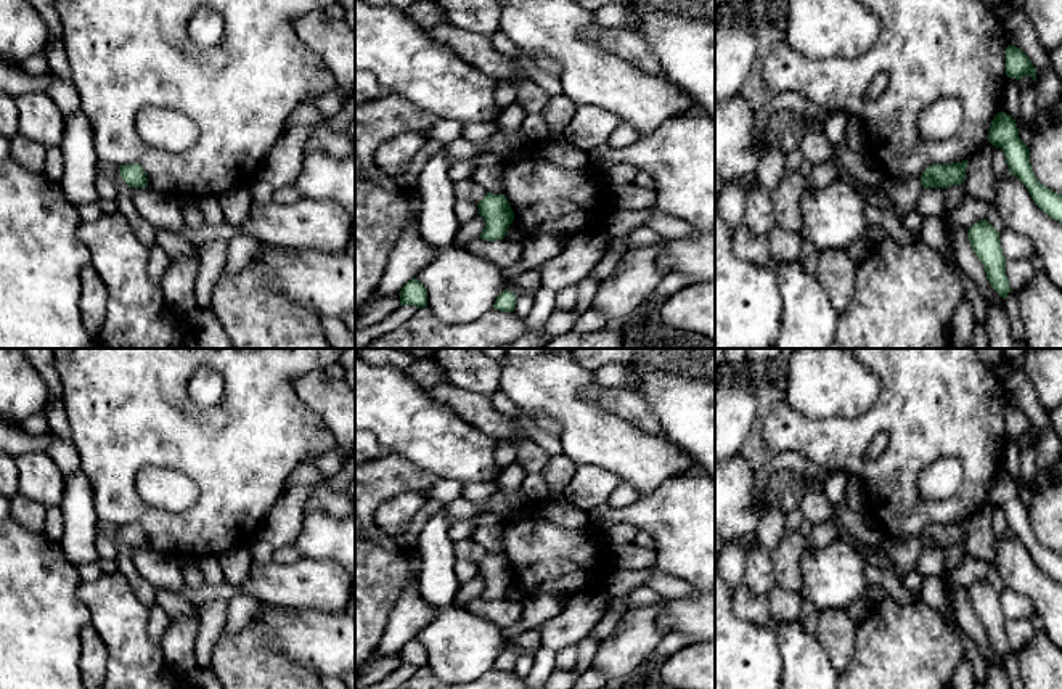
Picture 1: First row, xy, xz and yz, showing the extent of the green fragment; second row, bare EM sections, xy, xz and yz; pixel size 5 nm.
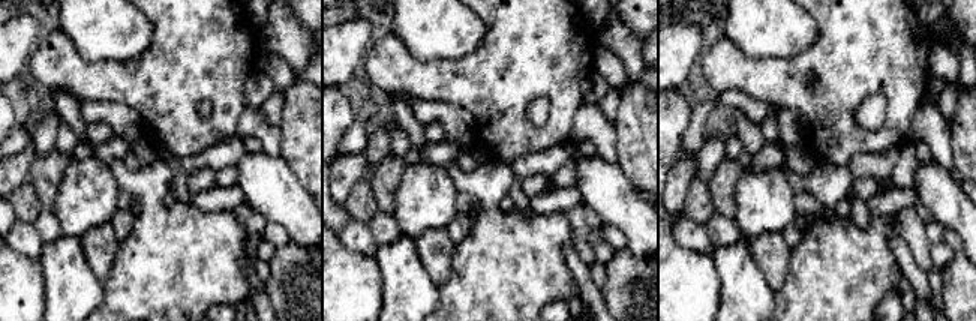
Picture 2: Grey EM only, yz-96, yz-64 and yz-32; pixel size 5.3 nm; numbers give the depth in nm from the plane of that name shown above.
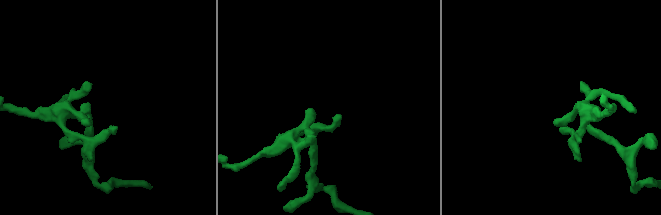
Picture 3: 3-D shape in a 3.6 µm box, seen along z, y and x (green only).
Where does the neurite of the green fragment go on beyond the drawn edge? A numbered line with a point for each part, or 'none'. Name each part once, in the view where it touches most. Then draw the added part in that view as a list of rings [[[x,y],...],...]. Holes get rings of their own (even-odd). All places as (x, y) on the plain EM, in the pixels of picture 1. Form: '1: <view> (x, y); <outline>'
none

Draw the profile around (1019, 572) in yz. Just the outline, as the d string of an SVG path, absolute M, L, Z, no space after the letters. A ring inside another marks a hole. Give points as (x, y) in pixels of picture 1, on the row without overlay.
M1012 533L996 540L993 565L1007 588L1031 601L1043 620L1043 631L1062 649L1062 583L1043 572Z

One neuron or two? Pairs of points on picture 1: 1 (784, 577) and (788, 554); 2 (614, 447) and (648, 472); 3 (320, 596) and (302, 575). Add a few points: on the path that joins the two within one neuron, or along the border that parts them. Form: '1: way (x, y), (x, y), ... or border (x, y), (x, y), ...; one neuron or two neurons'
1: way (786, 572), (786, 559); one neuron
2: way (622, 448), (640, 464); one neuron
3: way (318, 591), (307, 580); one neuron

